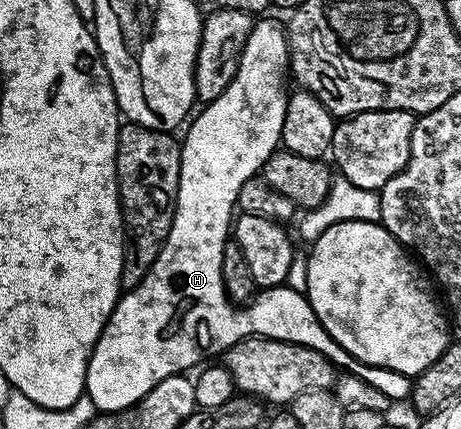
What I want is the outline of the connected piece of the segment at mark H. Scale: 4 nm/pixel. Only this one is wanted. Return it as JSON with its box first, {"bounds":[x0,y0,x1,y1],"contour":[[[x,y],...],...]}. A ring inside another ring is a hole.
{"bounds":[84,16,331,413],"contour":[[[270,16],[255,20],[248,35],[248,43],[244,43],[244,51],[240,55],[240,63],[232,83],[228,83],[226,90],[203,108],[206,110],[198,118],[195,116],[189,122],[190,130],[187,131],[186,138],[181,138],[180,183],[178,201],[174,204],[172,231],[168,231],[168,239],[160,255],[156,255],[156,263],[152,263],[148,275],[144,275],[136,288],[127,289],[119,296],[112,315],[102,329],[100,339],[94,344],[94,352],[90,355],[84,393],[92,399],[95,410],[119,413],[144,399],[144,395],[148,395],[148,391],[152,391],[156,383],[185,374],[190,371],[186,369],[193,365],[201,366],[207,359],[217,358],[214,357],[217,353],[218,356],[225,354],[227,349],[246,337],[267,337],[323,351],[331,348],[328,331],[320,323],[316,311],[312,311],[305,293],[297,293],[287,284],[278,285],[274,289],[261,290],[253,300],[239,307],[230,300],[224,287],[224,279],[220,275],[220,259],[224,259],[224,247],[232,233],[232,218],[236,213],[240,187],[244,187],[248,179],[261,174],[262,164],[274,154],[282,140],[290,48],[286,42],[283,22]]]}

